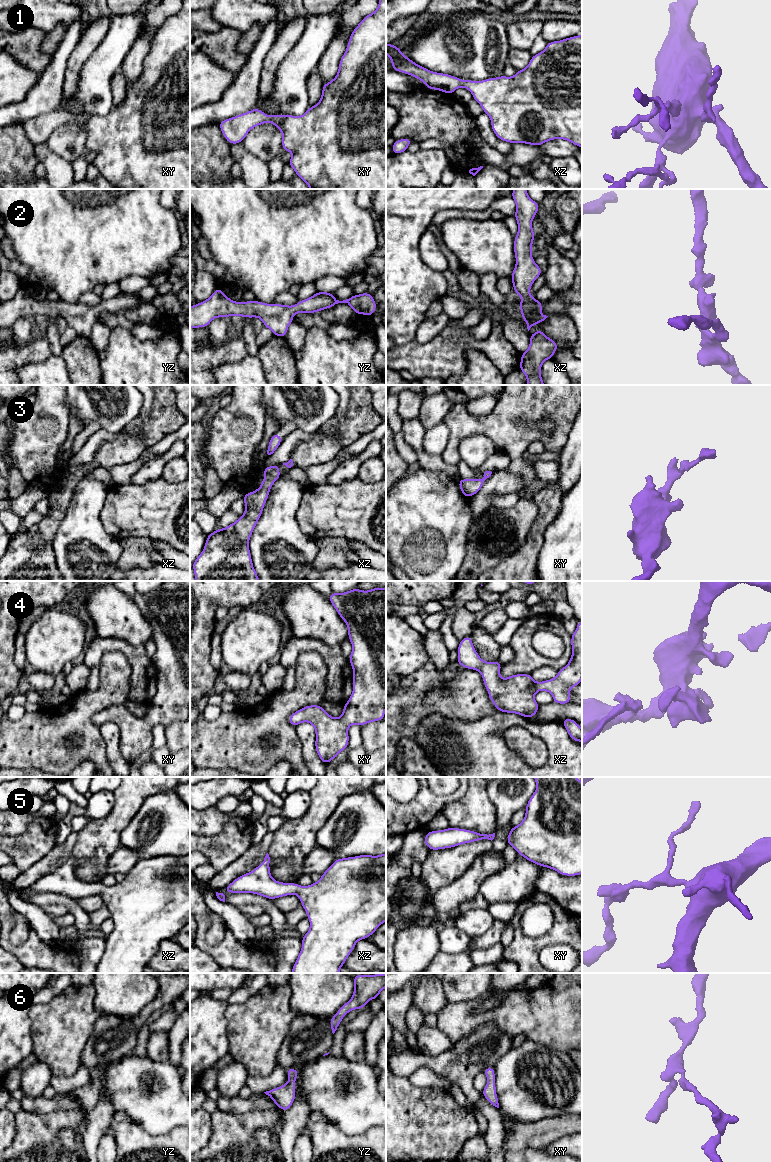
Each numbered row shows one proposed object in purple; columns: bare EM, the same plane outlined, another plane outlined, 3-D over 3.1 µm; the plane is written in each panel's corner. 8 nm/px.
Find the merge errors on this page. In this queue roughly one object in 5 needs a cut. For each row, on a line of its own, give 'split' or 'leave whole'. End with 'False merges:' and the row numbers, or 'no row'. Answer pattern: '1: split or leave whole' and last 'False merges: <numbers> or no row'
1: leave whole
2: leave whole
3: leave whole
4: leave whole
5: leave whole
6: leave whole
False merges: no row

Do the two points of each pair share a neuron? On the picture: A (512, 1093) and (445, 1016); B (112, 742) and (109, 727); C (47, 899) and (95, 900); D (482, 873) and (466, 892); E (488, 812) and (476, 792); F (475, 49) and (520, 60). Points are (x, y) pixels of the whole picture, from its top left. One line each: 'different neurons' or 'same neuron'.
A: different neurons
B: same neuron
C: different neurons
D: same neuron
E: same neuron
F: different neurons

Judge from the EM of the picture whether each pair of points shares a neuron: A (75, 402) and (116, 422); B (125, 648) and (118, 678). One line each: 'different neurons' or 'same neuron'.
A: same neuron
B: different neurons

